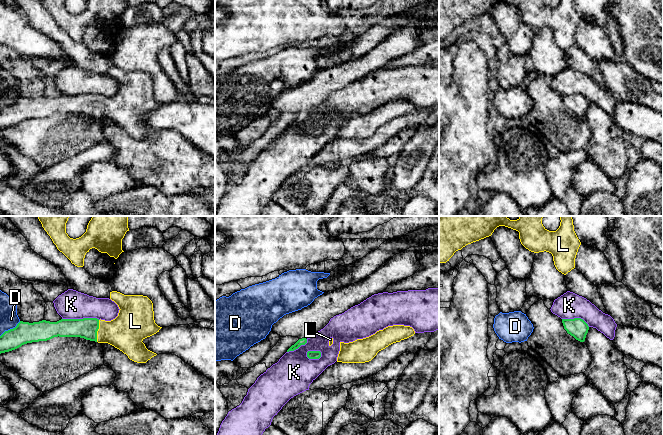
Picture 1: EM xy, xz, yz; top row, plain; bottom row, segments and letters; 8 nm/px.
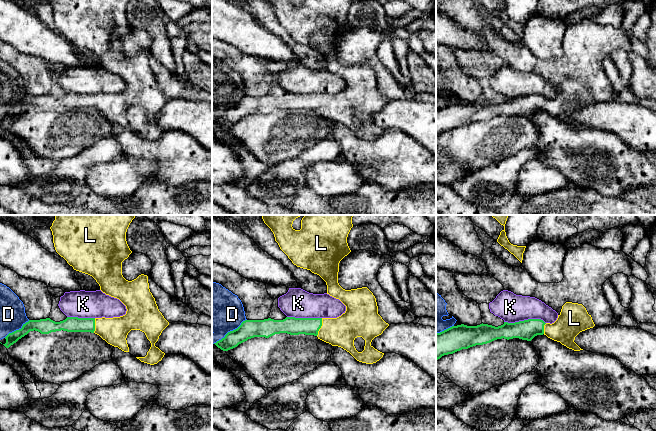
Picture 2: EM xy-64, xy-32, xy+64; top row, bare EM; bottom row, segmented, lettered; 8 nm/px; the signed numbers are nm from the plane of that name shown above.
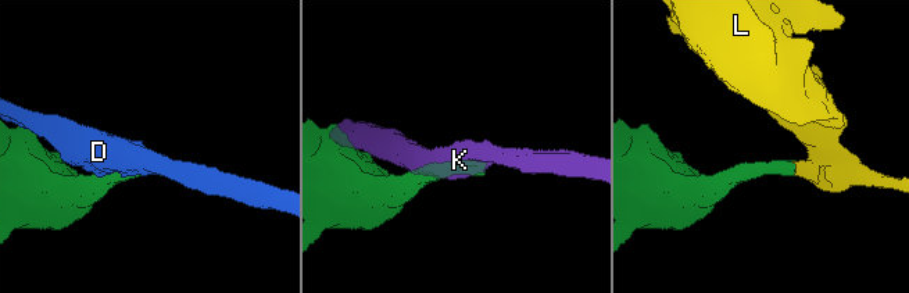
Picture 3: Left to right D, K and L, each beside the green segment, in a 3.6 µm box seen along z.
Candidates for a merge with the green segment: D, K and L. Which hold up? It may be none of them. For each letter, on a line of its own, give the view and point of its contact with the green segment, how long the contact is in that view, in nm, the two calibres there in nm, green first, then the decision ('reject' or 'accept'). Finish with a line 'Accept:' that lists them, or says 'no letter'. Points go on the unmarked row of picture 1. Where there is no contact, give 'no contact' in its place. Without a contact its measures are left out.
D: contact xy (10, 105); length 200 nm; calibres 170 and 150 nm; reject
K: contact xy (81, 95); length 300 nm; calibres 170 and 240 nm; reject
L: contact xy (97, 106); length 180 nm; calibres 170 and 300 nm; accept
Accept: L

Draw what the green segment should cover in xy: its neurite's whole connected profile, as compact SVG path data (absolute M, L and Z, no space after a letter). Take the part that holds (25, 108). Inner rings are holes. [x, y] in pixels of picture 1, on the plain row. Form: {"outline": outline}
{"outline": "M117 67L110 68L110 75L119 83L118 92L111 96L97 94L61 95L57 98L42 96L39 98L20 97L13 105L0 112L0 130L15 126L24 120L47 117L54 113L80 113L98 119L108 119L122 127L128 134L137 139L146 139L157 130L148 126L142 118L162 104L155 99L153 79L143 71L124 71Z"}

